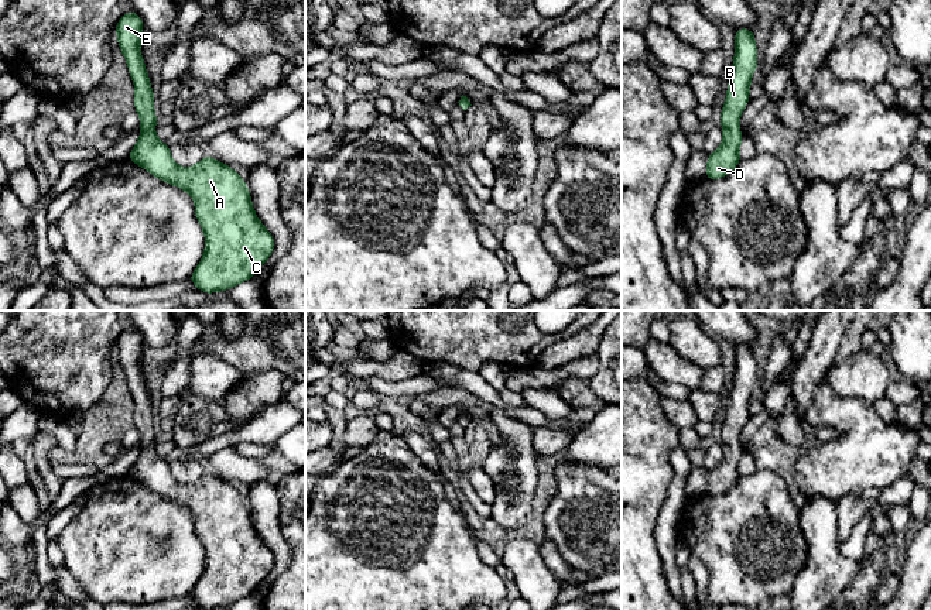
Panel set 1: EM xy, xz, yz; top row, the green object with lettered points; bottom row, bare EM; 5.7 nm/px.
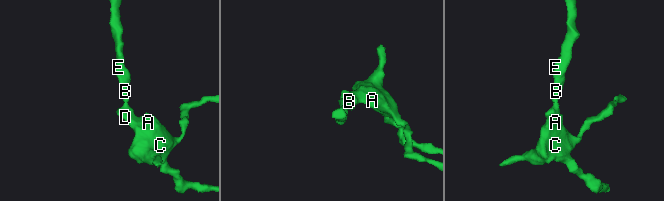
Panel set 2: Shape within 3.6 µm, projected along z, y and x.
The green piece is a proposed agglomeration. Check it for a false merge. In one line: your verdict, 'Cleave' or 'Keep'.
Keep

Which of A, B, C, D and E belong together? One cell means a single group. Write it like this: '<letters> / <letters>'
A B C D E

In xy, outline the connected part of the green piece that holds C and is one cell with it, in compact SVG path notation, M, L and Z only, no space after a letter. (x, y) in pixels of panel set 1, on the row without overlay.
M133 326L121 332L116 342L119 363L127 377L127 384L136 402L134 425L143 442L140 455L127 476L136 479L164 498L184 506L194 514L195 531L202 542L206 559L203 573L188 597L206 610L226 607L243 597L251 596L271 572L274 555L257 535L247 501L237 489L206 470L196 482L181 484L174 479L170 463L157 455L154 442L158 436L153 424L154 409L140 369L143 345L143 336Z

